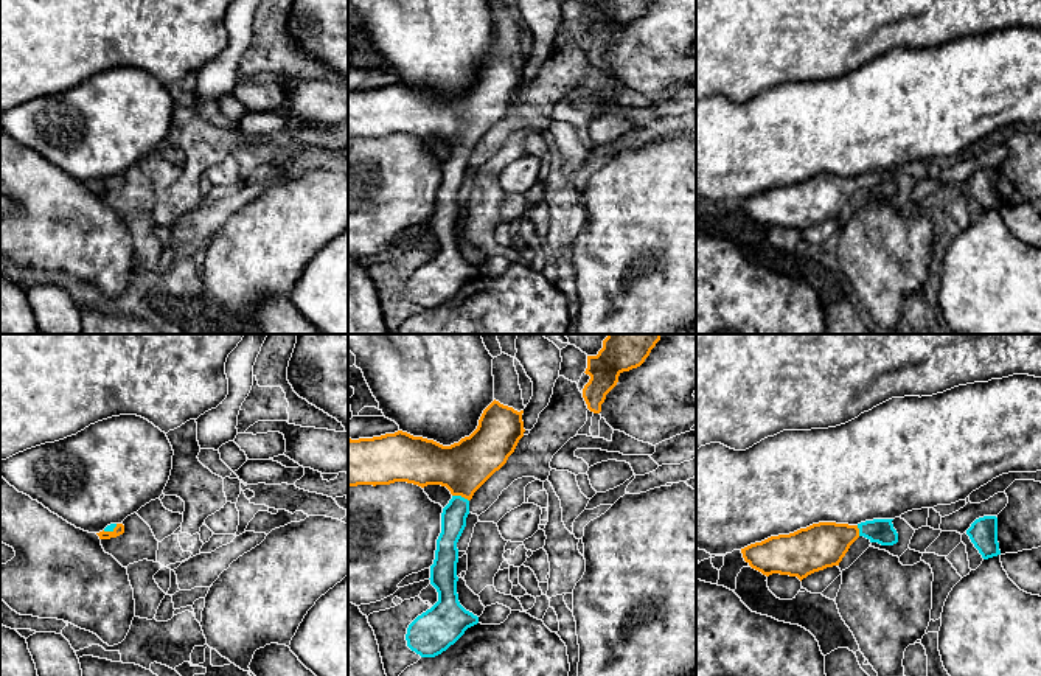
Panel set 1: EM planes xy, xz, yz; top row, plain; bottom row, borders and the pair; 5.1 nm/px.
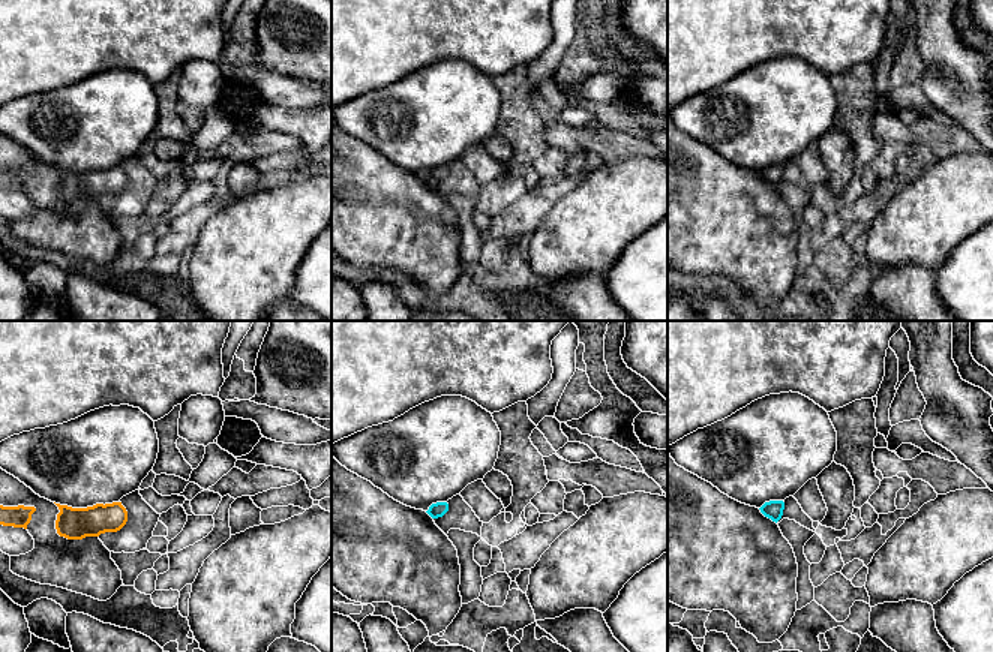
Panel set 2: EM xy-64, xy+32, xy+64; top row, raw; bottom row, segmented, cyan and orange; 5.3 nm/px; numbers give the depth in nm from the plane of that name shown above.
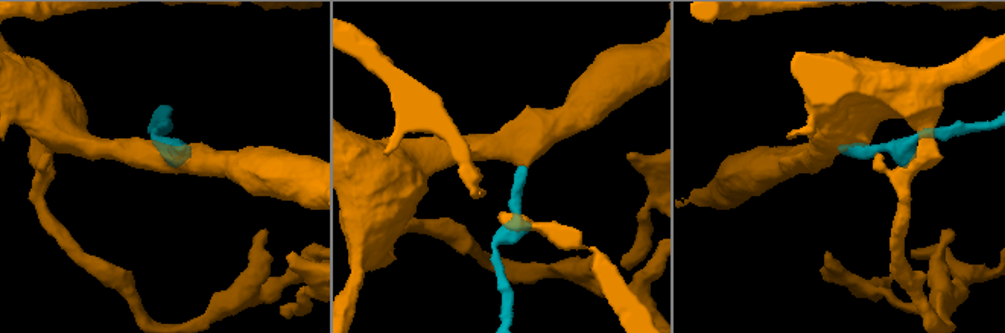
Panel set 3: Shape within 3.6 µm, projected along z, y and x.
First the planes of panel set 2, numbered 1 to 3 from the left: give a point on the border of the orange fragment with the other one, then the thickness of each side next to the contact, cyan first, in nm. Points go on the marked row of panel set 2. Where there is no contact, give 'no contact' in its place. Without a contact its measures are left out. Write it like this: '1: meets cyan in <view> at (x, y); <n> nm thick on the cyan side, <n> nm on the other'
1: no contact
2: no contact
3: no contact

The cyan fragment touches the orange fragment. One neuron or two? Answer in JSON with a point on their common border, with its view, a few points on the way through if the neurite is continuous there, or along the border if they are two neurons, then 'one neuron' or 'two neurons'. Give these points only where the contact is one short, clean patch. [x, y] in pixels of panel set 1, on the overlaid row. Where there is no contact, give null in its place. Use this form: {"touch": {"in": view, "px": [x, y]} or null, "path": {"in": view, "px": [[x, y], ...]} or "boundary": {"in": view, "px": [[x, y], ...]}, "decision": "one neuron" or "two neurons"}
{"touch": {"in": "xz", "px": [460, 496]}, "path": {"in": "xz", "px": [[454, 515], [460, 496], [463, 466]]}, "decision": "one neuron"}

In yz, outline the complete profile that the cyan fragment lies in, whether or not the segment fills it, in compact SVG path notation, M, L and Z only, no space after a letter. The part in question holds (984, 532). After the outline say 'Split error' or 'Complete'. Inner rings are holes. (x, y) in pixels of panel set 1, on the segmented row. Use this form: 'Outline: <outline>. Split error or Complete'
Outline: M984 516L976 519L966 530L966 535L984 559L1001 555L996 516Z. Complete

